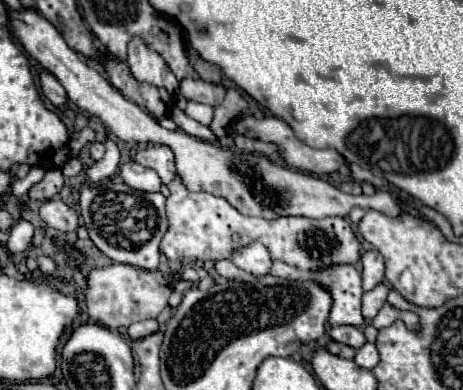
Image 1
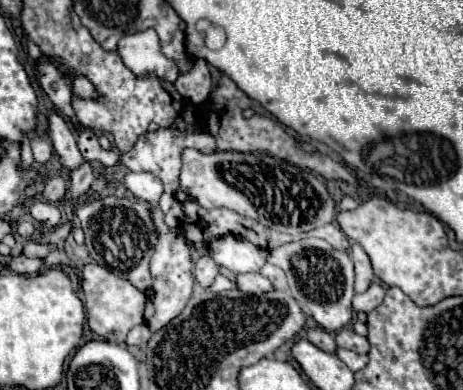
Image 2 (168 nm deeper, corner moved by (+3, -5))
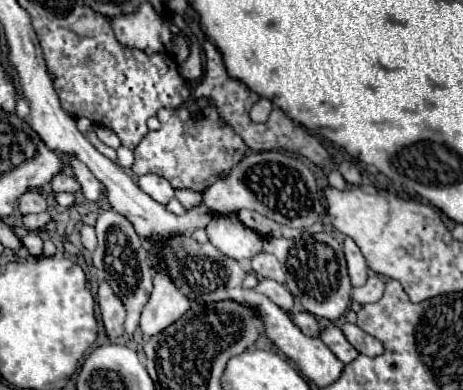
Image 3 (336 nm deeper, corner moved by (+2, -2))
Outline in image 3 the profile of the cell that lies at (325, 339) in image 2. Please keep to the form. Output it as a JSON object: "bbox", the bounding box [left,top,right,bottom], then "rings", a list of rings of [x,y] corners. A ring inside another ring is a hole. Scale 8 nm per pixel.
{"bbox":[291,311,319,337],"rings":[[[299,311],[299,313],[293,313],[291,315],[293,323],[305,333],[305,335],[313,335],[317,337],[319,335],[319,325],[317,325],[317,319],[313,315],[309,315],[307,311]]]}

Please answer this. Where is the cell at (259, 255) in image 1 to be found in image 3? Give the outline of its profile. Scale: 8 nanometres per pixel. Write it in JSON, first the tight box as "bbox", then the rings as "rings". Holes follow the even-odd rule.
{"bbox":[205,213,263,259],"rings":[[[235,213],[215,215],[205,227],[209,241],[231,259],[251,259],[257,251],[263,251],[263,239],[253,229],[245,227]]]}

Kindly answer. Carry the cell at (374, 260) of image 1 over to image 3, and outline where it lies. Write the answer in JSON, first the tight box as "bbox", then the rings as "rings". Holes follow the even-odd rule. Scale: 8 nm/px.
{"bbox":[343,237,369,287],"rings":[[[345,237],[343,241],[343,251],[345,251],[345,259],[347,259],[347,269],[349,269],[349,277],[351,277],[351,285],[353,287],[361,287],[365,285],[365,279],[369,277],[369,267],[365,263],[365,257],[361,255],[359,247],[355,245],[353,239]]]}

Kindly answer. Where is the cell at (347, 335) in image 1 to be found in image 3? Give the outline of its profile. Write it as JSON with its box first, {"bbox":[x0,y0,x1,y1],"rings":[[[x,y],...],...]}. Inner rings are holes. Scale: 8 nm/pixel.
{"bbox":[341,323,385,357],"rings":[[[343,323],[343,327],[341,327],[341,329],[343,329],[345,337],[349,339],[349,343],[351,343],[359,353],[369,355],[369,357],[377,357],[377,355],[381,355],[381,353],[385,351],[379,339],[371,337],[371,335],[369,335],[369,333],[365,333],[363,329],[359,329],[357,325]]]}

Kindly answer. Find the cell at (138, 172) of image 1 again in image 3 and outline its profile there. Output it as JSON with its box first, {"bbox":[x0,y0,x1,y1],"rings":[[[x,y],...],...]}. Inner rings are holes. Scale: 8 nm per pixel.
{"bbox":[139,175,175,205],"rings":[[[143,175],[139,179],[139,187],[161,205],[167,205],[175,197],[175,189],[171,187],[171,183],[159,175]]]}

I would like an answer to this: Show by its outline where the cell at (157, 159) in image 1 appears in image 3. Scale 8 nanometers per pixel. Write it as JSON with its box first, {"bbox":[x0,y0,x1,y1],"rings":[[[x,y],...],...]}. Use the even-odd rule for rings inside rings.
{"bbox":[131,97,247,193],"rings":[[[207,97],[191,99],[191,107],[161,109],[157,113],[161,121],[159,131],[149,131],[135,149],[135,165],[131,167],[137,175],[159,175],[165,177],[175,189],[193,189],[203,193],[215,181],[229,177],[231,169],[247,155],[245,141],[221,121],[219,111]]]}

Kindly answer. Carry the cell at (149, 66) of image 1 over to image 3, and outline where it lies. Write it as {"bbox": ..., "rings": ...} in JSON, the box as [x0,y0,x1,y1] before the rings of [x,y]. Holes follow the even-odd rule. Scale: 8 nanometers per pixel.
{"bbox":[111,3,173,53],"rings":[[[151,3],[139,5],[133,13],[123,13],[111,19],[117,39],[127,47],[137,47],[145,53],[169,51],[173,33],[169,21],[161,17]]]}

